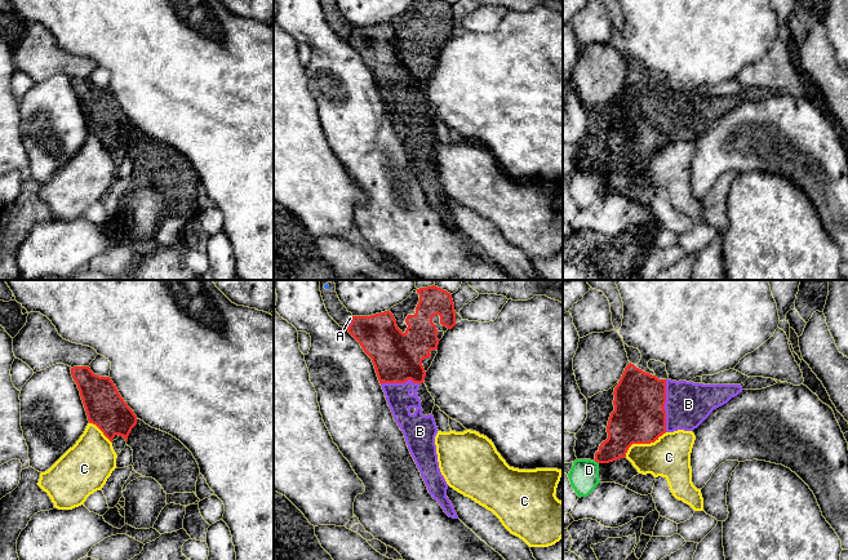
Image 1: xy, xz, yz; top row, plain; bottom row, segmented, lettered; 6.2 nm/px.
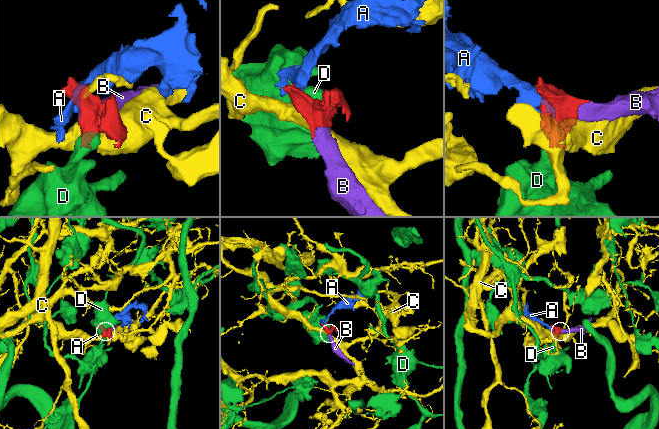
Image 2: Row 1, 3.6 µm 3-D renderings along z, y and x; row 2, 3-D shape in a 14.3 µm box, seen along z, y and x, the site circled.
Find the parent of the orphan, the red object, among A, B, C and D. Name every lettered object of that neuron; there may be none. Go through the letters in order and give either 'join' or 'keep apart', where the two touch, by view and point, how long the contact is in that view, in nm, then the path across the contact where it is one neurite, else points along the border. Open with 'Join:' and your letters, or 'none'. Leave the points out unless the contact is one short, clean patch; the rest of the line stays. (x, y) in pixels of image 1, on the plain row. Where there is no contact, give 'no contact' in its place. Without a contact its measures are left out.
Join: B
A: keep apart | xz (351, 32) | 70 nm
B: join | yz (664, 116) | 320 nm | across yz (639, 128), (649, 118), (664, 116), (688, 115)
C: keep apart | yz (642, 154) | 280 nm
D: keep apart | yz (596, 172) | 40 nm | along yz (594, 172), (598, 174)

